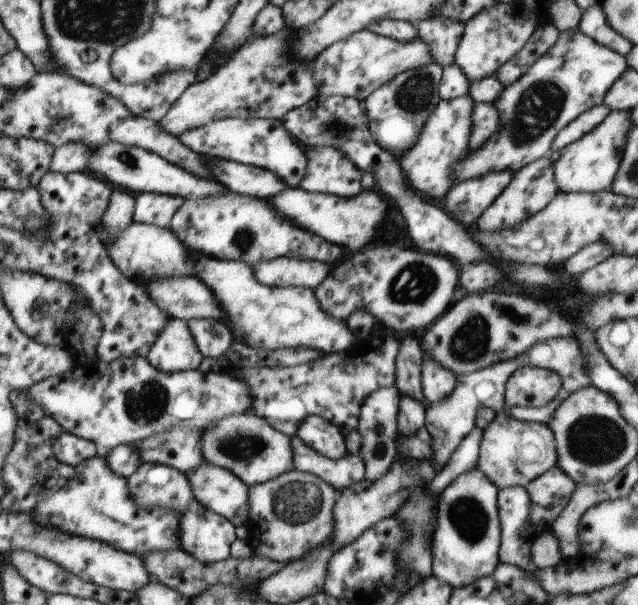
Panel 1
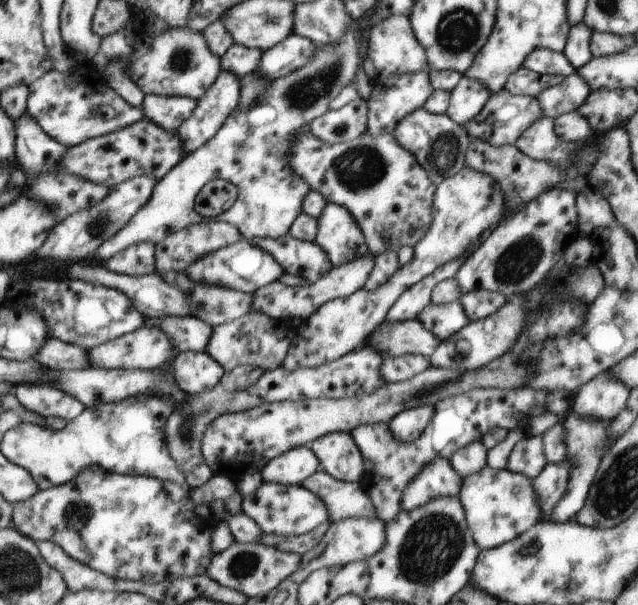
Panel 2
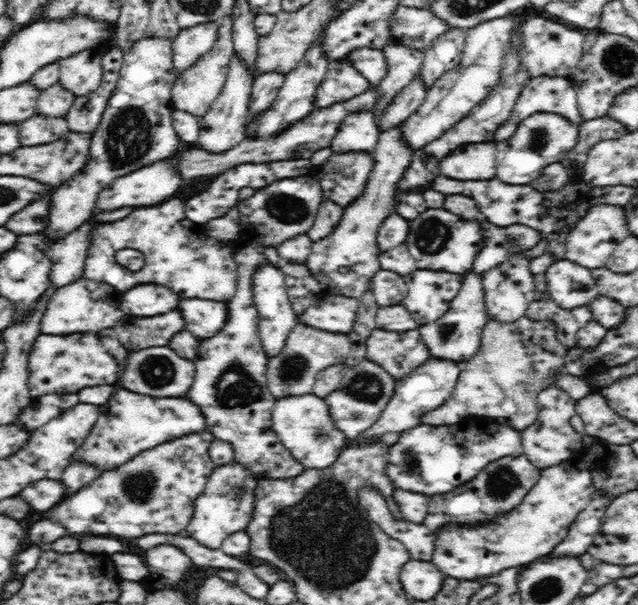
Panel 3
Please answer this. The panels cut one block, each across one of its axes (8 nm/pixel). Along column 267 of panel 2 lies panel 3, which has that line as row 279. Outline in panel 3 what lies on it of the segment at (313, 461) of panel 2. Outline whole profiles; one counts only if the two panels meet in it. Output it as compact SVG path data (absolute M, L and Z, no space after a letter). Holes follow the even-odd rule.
M471 269L463 274L462 288L456 299L450 304L452 308L440 316L440 320L424 324L418 328L422 340L428 346L432 358L453 360L460 365L469 360L480 348L482 330L488 322L489 316L486 312L482 276L474 273Z

